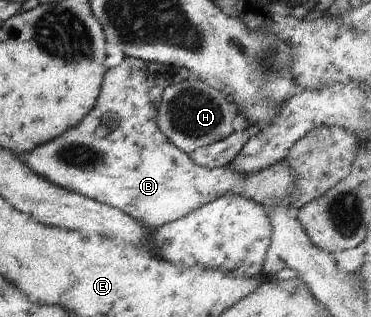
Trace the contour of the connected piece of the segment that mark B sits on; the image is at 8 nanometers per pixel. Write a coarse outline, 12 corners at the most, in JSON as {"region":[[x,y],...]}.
{"region":[[125,56],[19,159],[150,230],[223,195],[293,213],[286,160],[209,169],[163,135],[171,66]]}

